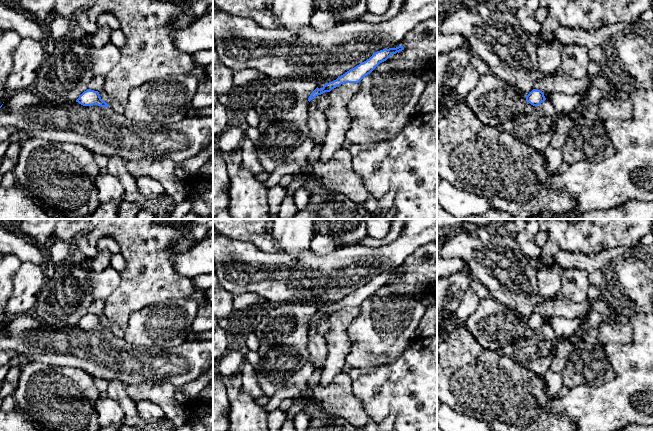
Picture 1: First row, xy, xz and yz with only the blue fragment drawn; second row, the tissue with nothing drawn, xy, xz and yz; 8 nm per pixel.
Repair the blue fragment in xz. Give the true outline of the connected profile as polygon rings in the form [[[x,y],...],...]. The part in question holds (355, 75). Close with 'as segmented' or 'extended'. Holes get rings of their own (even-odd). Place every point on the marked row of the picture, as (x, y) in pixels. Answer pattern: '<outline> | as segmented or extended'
[[[403,46],[396,48],[383,49],[375,52],[369,59],[360,63],[356,67],[350,69],[345,74],[338,77],[336,80],[329,82],[322,89],[318,87],[310,94],[308,101],[310,102],[316,96],[325,92],[330,92],[332,89],[344,83],[359,83],[365,76],[370,74],[380,63],[386,61],[392,54],[396,54],[404,50]]] | as segmented

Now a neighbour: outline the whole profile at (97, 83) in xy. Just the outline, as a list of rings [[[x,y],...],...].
[[[94,75],[93,79],[90,81],[88,89],[98,91],[104,90],[105,76]]]

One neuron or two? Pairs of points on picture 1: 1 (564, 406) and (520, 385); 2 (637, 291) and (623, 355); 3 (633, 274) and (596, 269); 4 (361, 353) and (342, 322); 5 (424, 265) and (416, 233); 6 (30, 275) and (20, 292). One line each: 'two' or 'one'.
1: two
2: two
3: one
4: two
5: two
6: one

